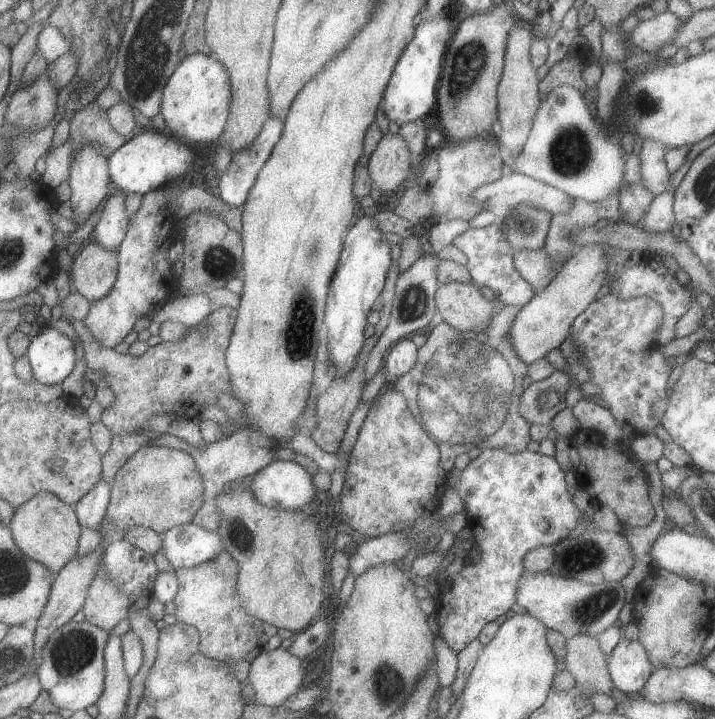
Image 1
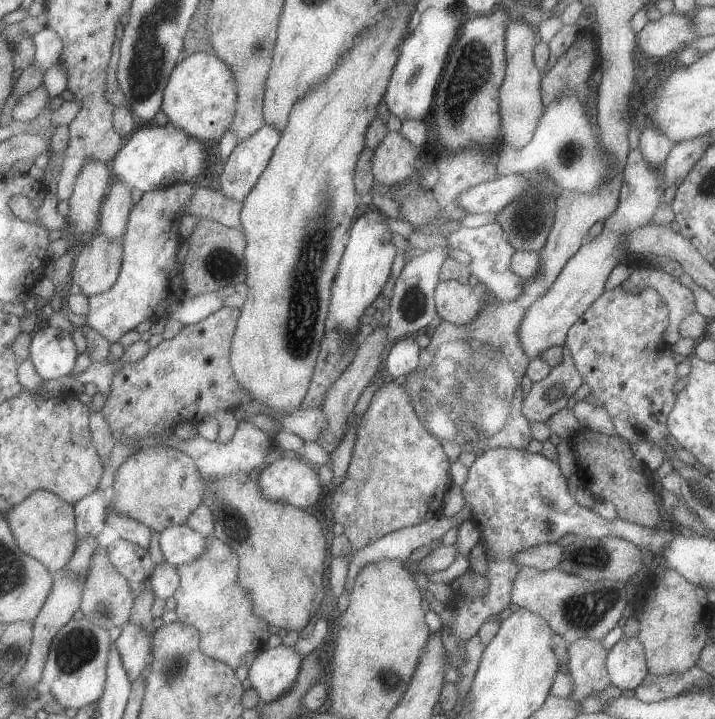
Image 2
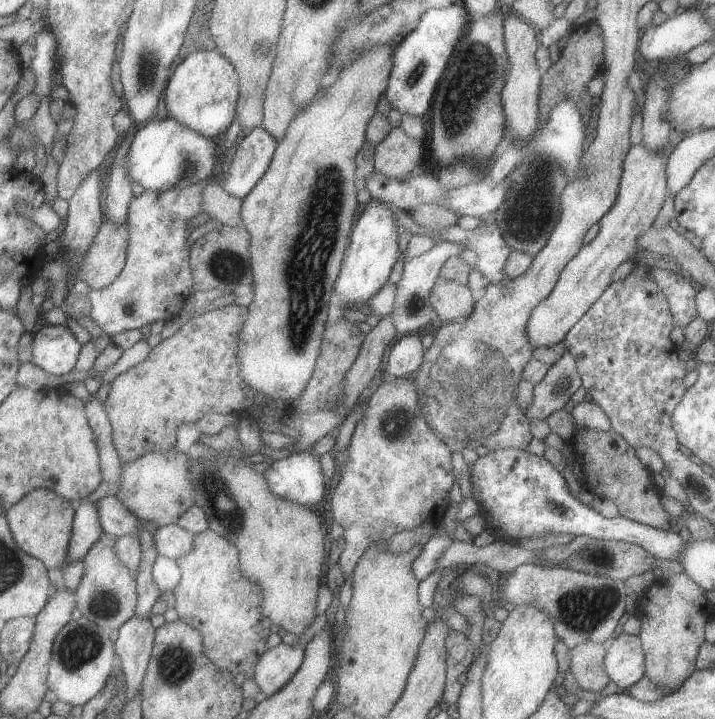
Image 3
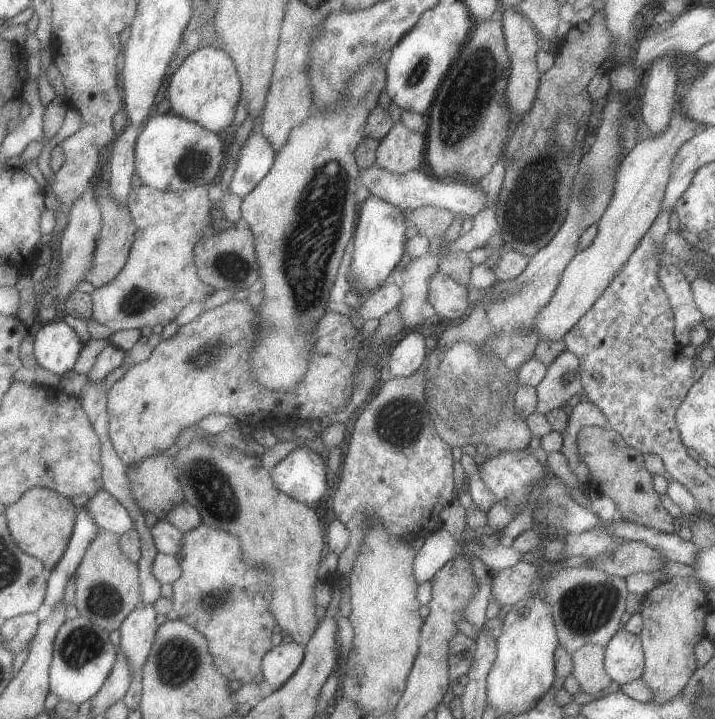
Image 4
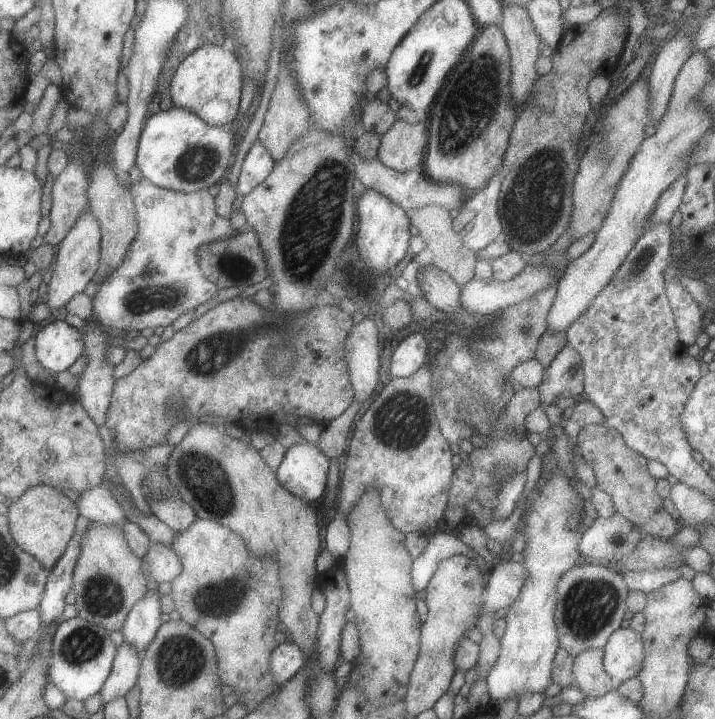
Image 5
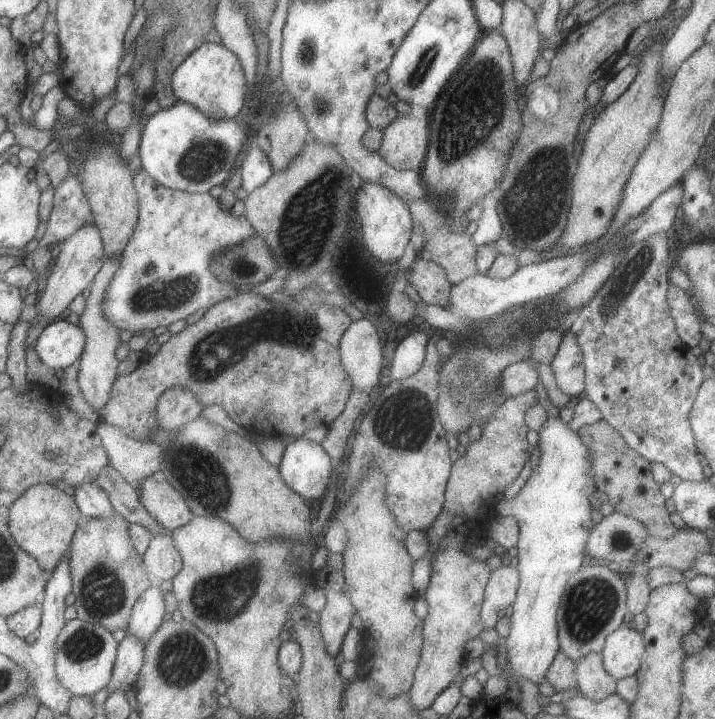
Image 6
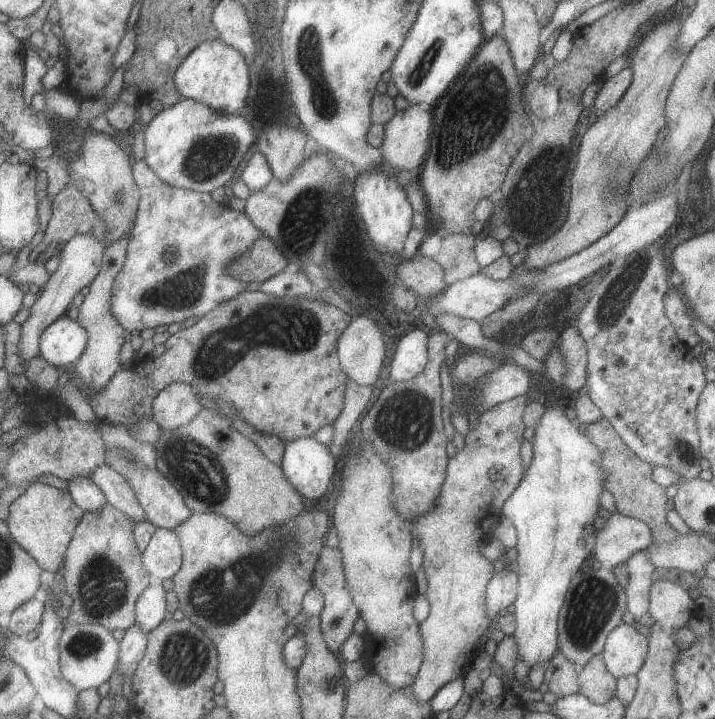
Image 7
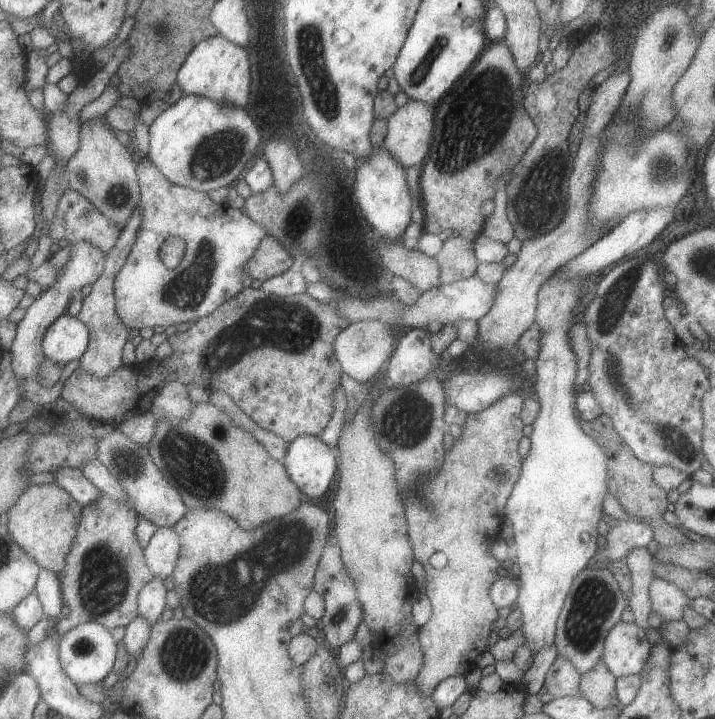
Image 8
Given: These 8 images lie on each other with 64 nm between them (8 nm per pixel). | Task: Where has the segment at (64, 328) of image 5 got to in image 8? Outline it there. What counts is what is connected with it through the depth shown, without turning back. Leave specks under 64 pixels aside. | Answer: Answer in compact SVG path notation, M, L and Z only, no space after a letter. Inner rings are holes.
M65 313L48 328L43 348L49 359L61 366L80 358L91 344L87 323L78 315Z

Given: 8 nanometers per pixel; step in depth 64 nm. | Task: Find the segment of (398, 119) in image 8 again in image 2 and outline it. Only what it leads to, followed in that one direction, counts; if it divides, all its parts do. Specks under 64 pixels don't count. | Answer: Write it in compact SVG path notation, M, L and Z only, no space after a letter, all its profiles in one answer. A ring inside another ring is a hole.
M387 131L373 151L371 170L375 181L399 185L416 176L413 164L420 152L399 131Z

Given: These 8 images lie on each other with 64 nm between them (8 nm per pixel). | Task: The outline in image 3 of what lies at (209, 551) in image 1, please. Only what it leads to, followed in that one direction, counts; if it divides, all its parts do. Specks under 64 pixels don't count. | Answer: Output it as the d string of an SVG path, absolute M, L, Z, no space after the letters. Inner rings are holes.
M177 523L160 526L154 534L159 554L176 561L194 547L194 536Z

